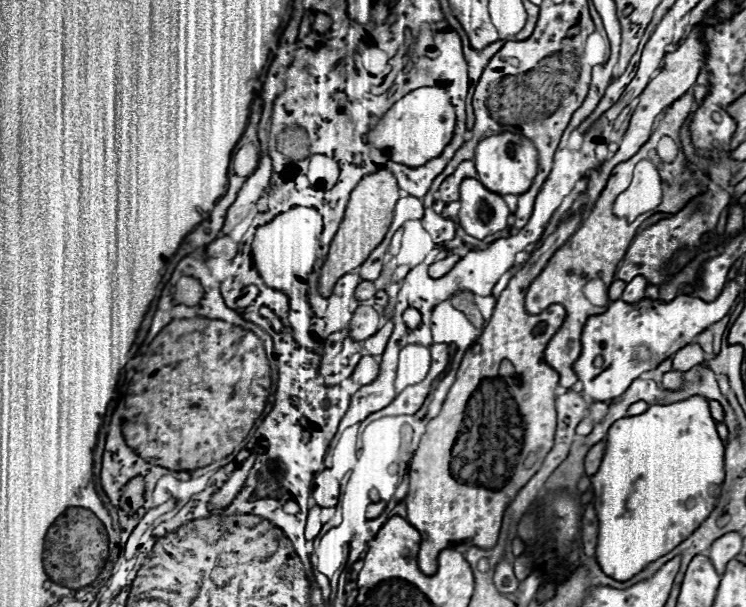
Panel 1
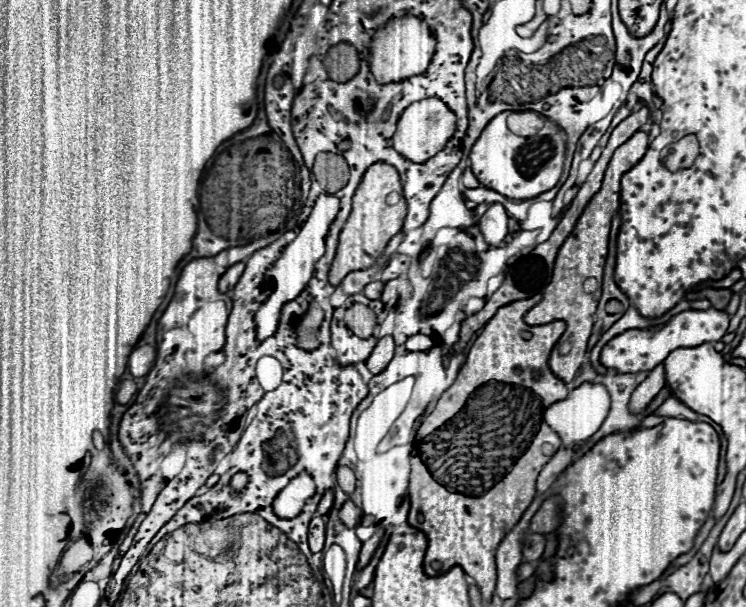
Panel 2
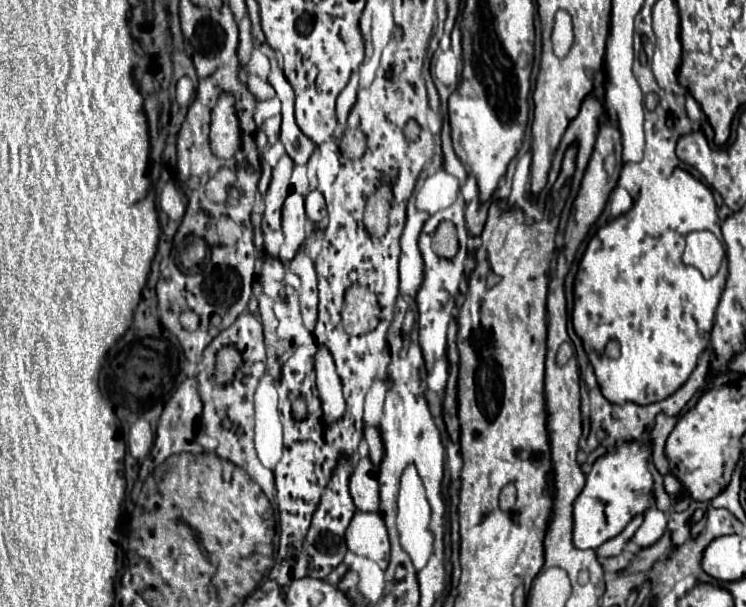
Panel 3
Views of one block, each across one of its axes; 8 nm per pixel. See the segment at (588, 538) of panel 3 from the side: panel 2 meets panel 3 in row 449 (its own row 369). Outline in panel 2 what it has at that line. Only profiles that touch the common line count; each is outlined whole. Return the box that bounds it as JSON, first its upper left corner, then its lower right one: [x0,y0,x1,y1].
[600,310,730,374]

